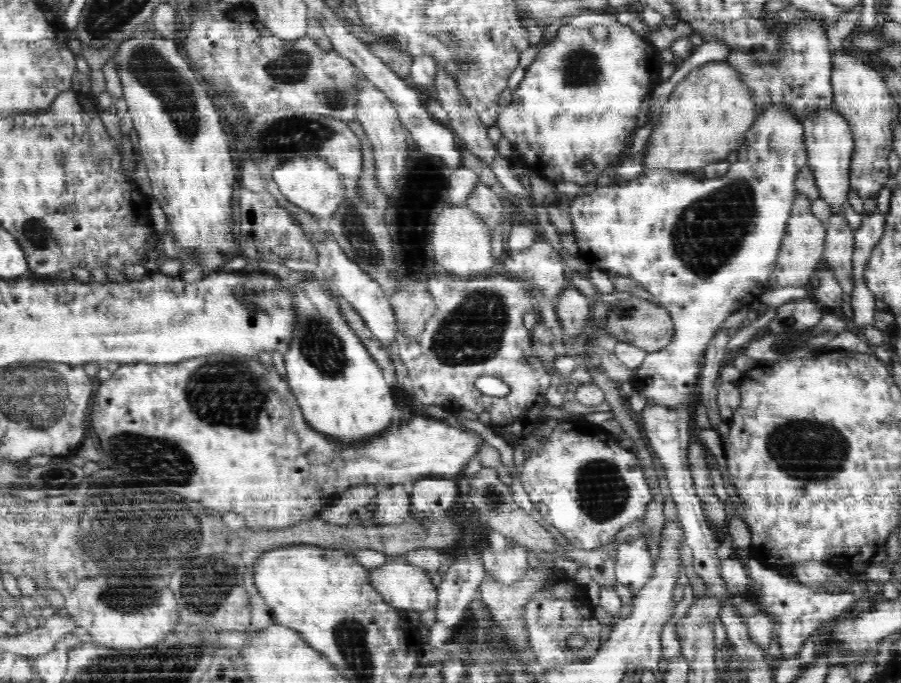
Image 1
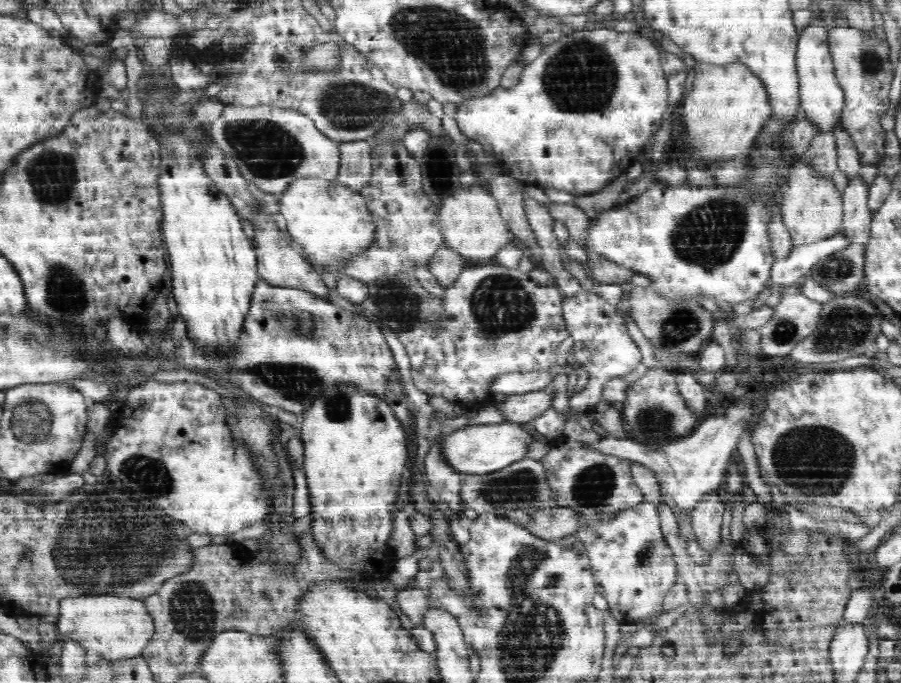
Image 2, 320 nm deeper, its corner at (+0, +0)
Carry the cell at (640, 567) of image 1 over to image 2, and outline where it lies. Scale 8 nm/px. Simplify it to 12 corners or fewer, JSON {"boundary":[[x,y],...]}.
{"boundary":[[644,498],[556,541],[588,553],[623,622],[650,622],[679,581]]}

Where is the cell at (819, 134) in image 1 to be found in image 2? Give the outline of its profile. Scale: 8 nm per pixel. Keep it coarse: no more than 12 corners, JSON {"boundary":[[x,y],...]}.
{"boundary":[[821,18],[797,42],[801,110],[822,133],[840,123],[845,94]]}

